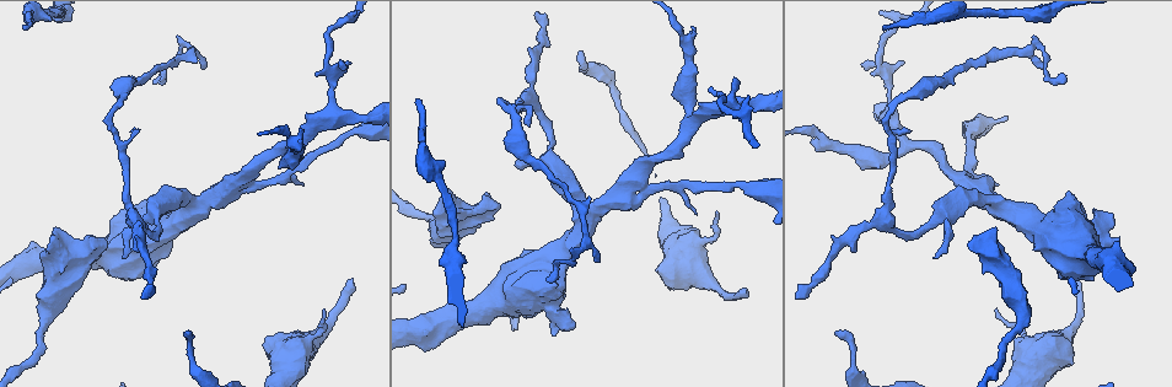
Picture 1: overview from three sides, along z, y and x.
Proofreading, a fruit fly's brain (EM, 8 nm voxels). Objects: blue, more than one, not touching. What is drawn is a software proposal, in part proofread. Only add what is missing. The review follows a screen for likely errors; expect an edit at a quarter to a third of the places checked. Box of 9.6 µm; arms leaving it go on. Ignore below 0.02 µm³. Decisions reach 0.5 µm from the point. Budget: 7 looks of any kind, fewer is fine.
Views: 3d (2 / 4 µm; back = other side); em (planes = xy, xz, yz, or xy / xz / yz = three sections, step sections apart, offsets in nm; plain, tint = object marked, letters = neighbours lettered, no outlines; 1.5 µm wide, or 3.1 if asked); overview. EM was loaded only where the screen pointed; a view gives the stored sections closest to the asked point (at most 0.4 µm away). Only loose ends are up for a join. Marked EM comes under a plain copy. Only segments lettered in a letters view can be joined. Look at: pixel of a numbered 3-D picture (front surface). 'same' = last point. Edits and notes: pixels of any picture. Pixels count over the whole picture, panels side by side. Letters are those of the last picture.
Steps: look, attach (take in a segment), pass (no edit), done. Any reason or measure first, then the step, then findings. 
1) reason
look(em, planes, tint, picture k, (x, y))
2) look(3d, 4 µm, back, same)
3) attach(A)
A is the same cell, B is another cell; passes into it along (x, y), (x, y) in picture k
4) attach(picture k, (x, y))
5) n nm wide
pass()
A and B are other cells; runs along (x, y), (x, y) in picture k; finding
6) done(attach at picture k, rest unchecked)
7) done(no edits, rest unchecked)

branch stops here
look(em, planes, letters, picture 1, (23, 27))

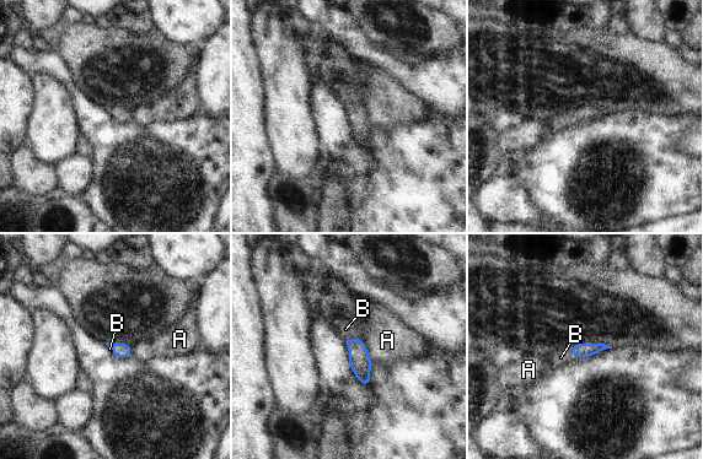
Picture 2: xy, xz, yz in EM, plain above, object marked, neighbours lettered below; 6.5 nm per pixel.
attach(picture 2, (345, 329))
B is the same cell, A is another cell; it goes on there

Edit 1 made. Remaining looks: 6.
look(overview)

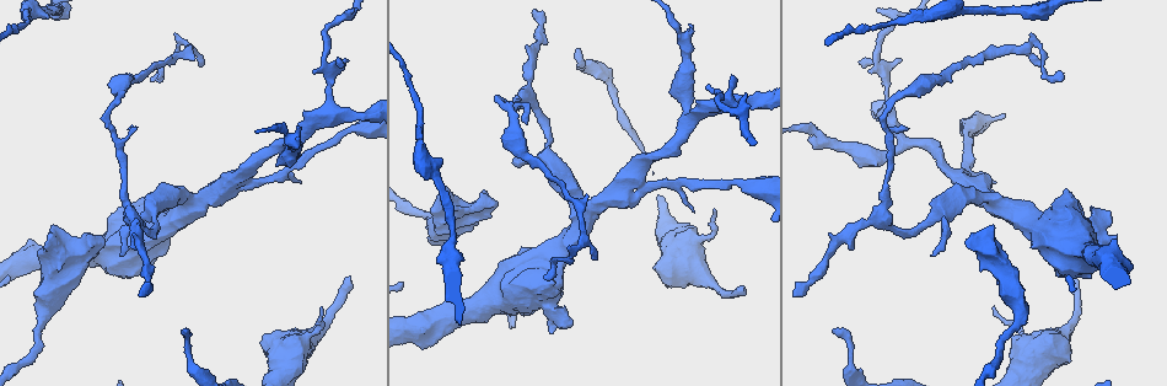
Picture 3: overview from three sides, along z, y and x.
branch stops here
look(3d, 2 µm, picture 3, (741, 291))

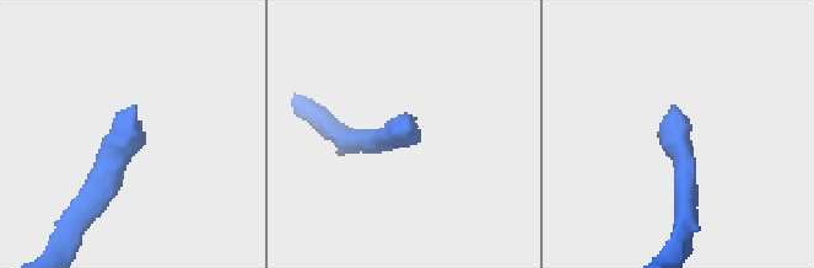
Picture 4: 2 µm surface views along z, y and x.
look(em, planes, letters, picture 4, (411, 124))

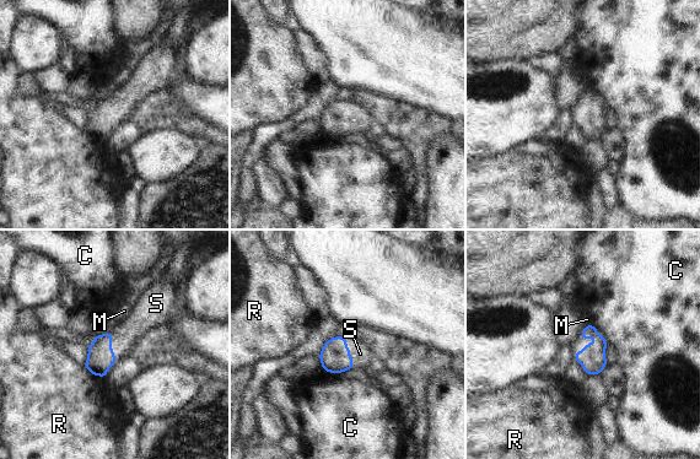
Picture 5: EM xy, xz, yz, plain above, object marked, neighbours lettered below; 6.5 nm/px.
attach(picture 5, (577, 346))
S is the same cell, C, M and R are other cells; passes into it along (592, 357), (586, 345), (577, 346) in picture 5; the neuron continues

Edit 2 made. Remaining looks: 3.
branch stops here
look(3d, 2 µm, picture 3, (930, 256))

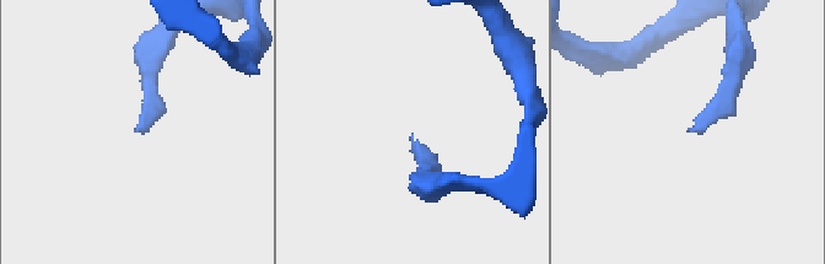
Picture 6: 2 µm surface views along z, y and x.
shape alone is not enough
look(em, planes, tint, picture 6, (136, 128))

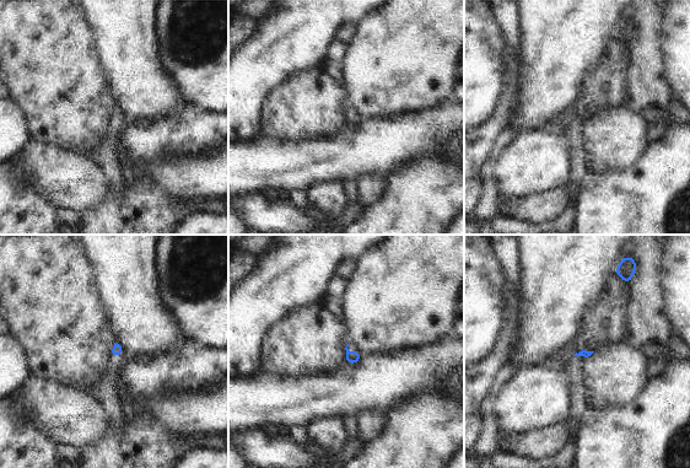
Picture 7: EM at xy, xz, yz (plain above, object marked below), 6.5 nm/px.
see the neighbours
look(em, planes, letters, same)

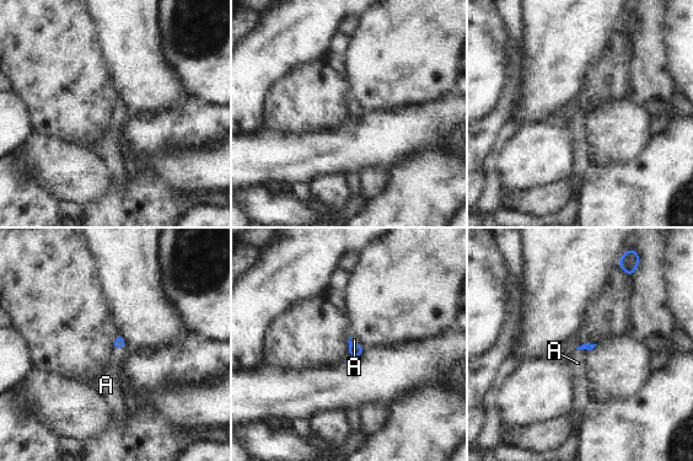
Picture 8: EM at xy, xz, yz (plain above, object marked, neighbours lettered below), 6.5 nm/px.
attach(picture 8, (106, 384))
A is the same cell; passes into it along (119, 343), (118, 348), (106, 384) in picture 8; it goes on there

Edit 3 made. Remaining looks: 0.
done(attach at picture 2, attach at picture 5, attach at picture 8, rest unchecked)

